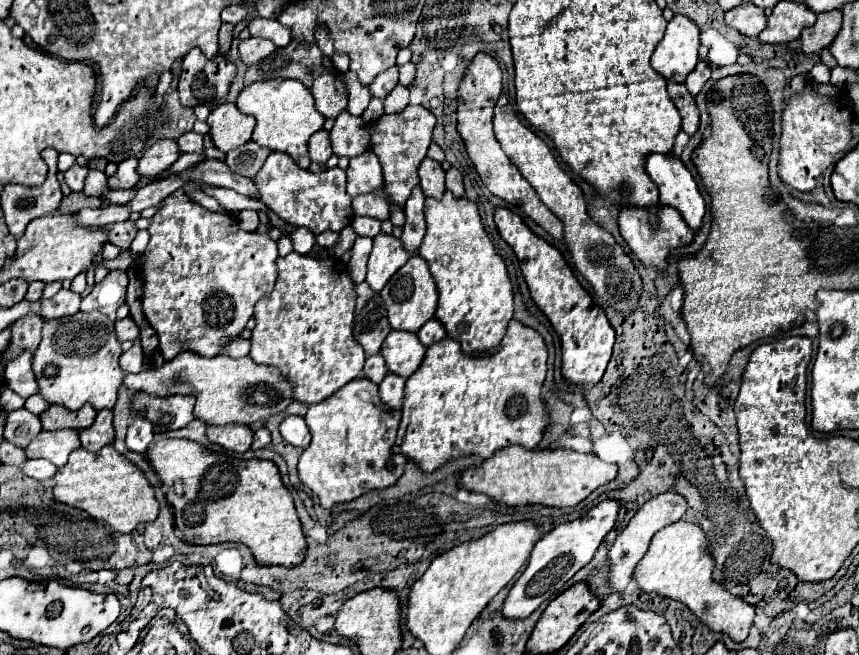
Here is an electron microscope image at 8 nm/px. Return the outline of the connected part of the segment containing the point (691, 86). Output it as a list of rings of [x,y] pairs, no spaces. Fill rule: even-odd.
[[[700,60],[700,62],[696,64],[696,68],[686,76],[686,82],[684,82],[684,84],[686,84],[688,92],[696,96],[708,78],[710,78],[710,66]]]

